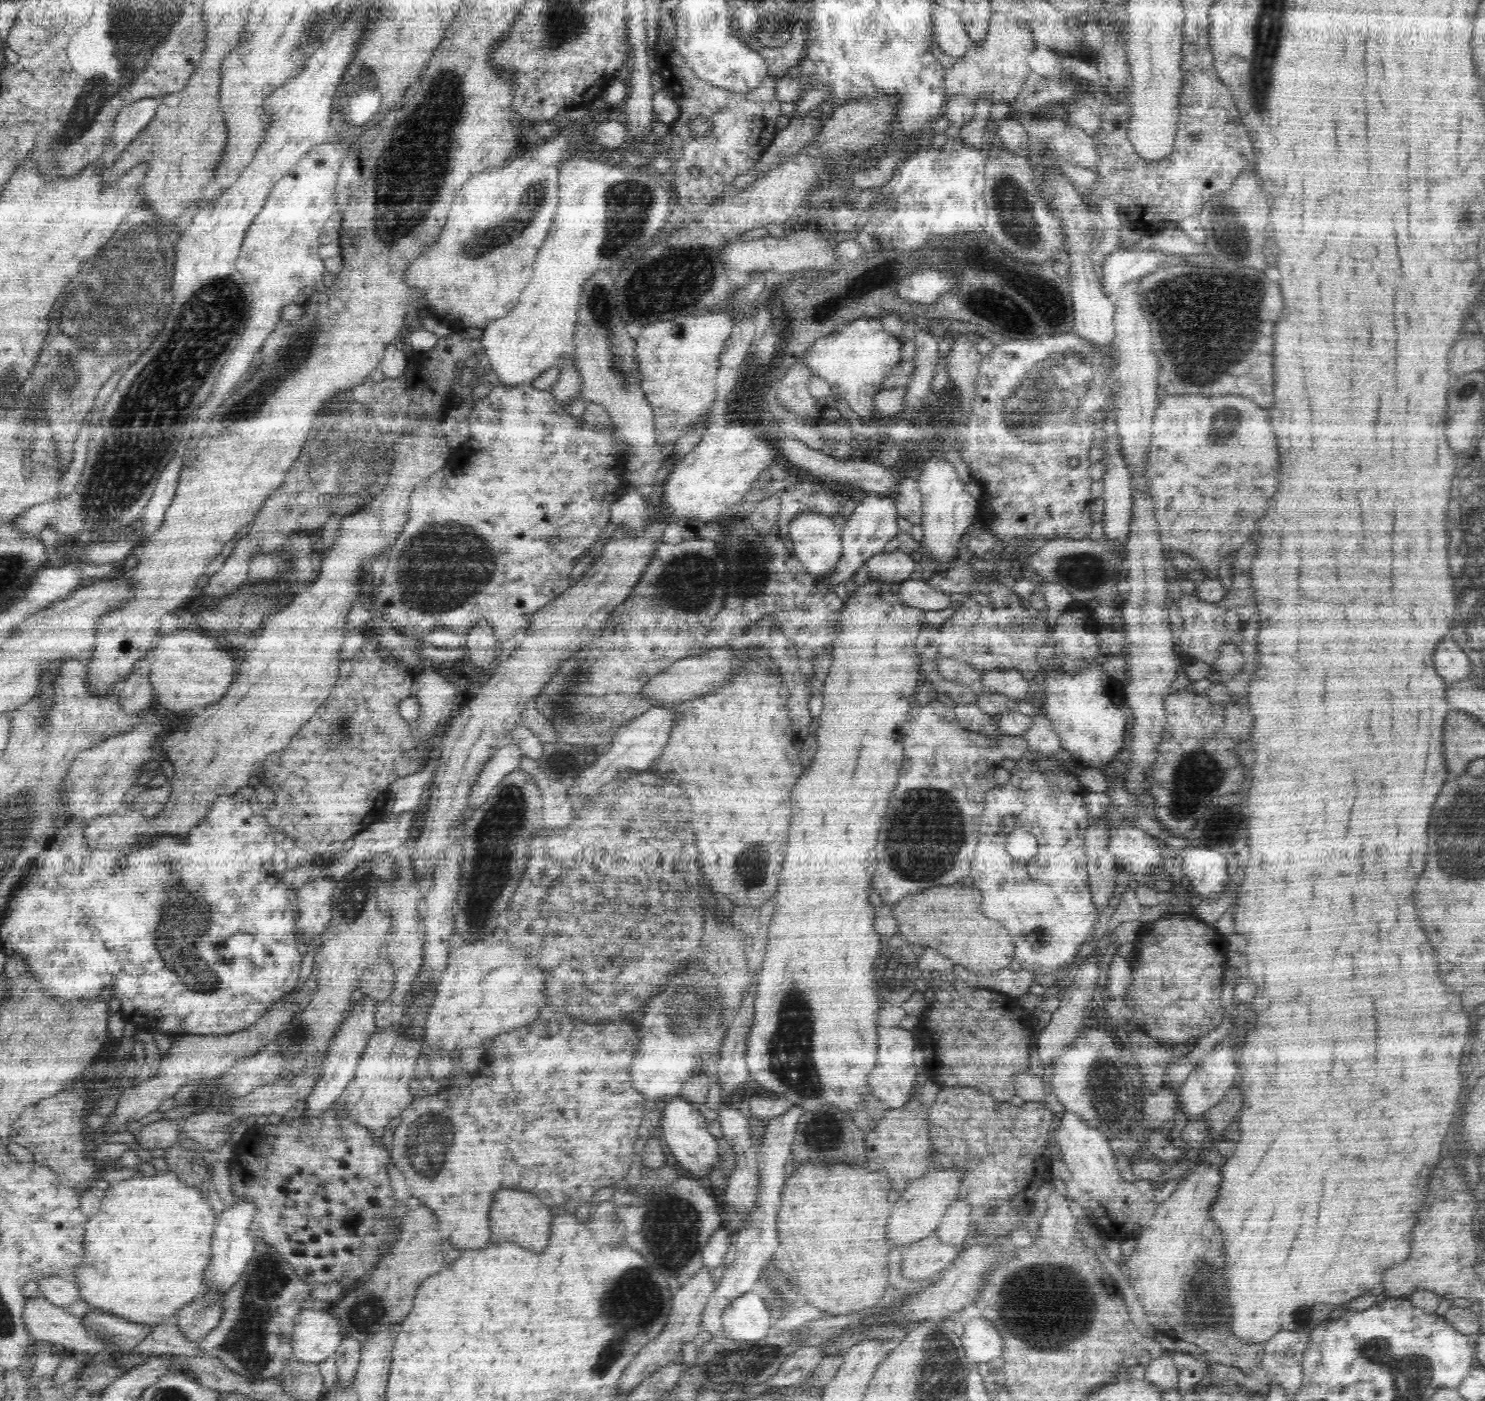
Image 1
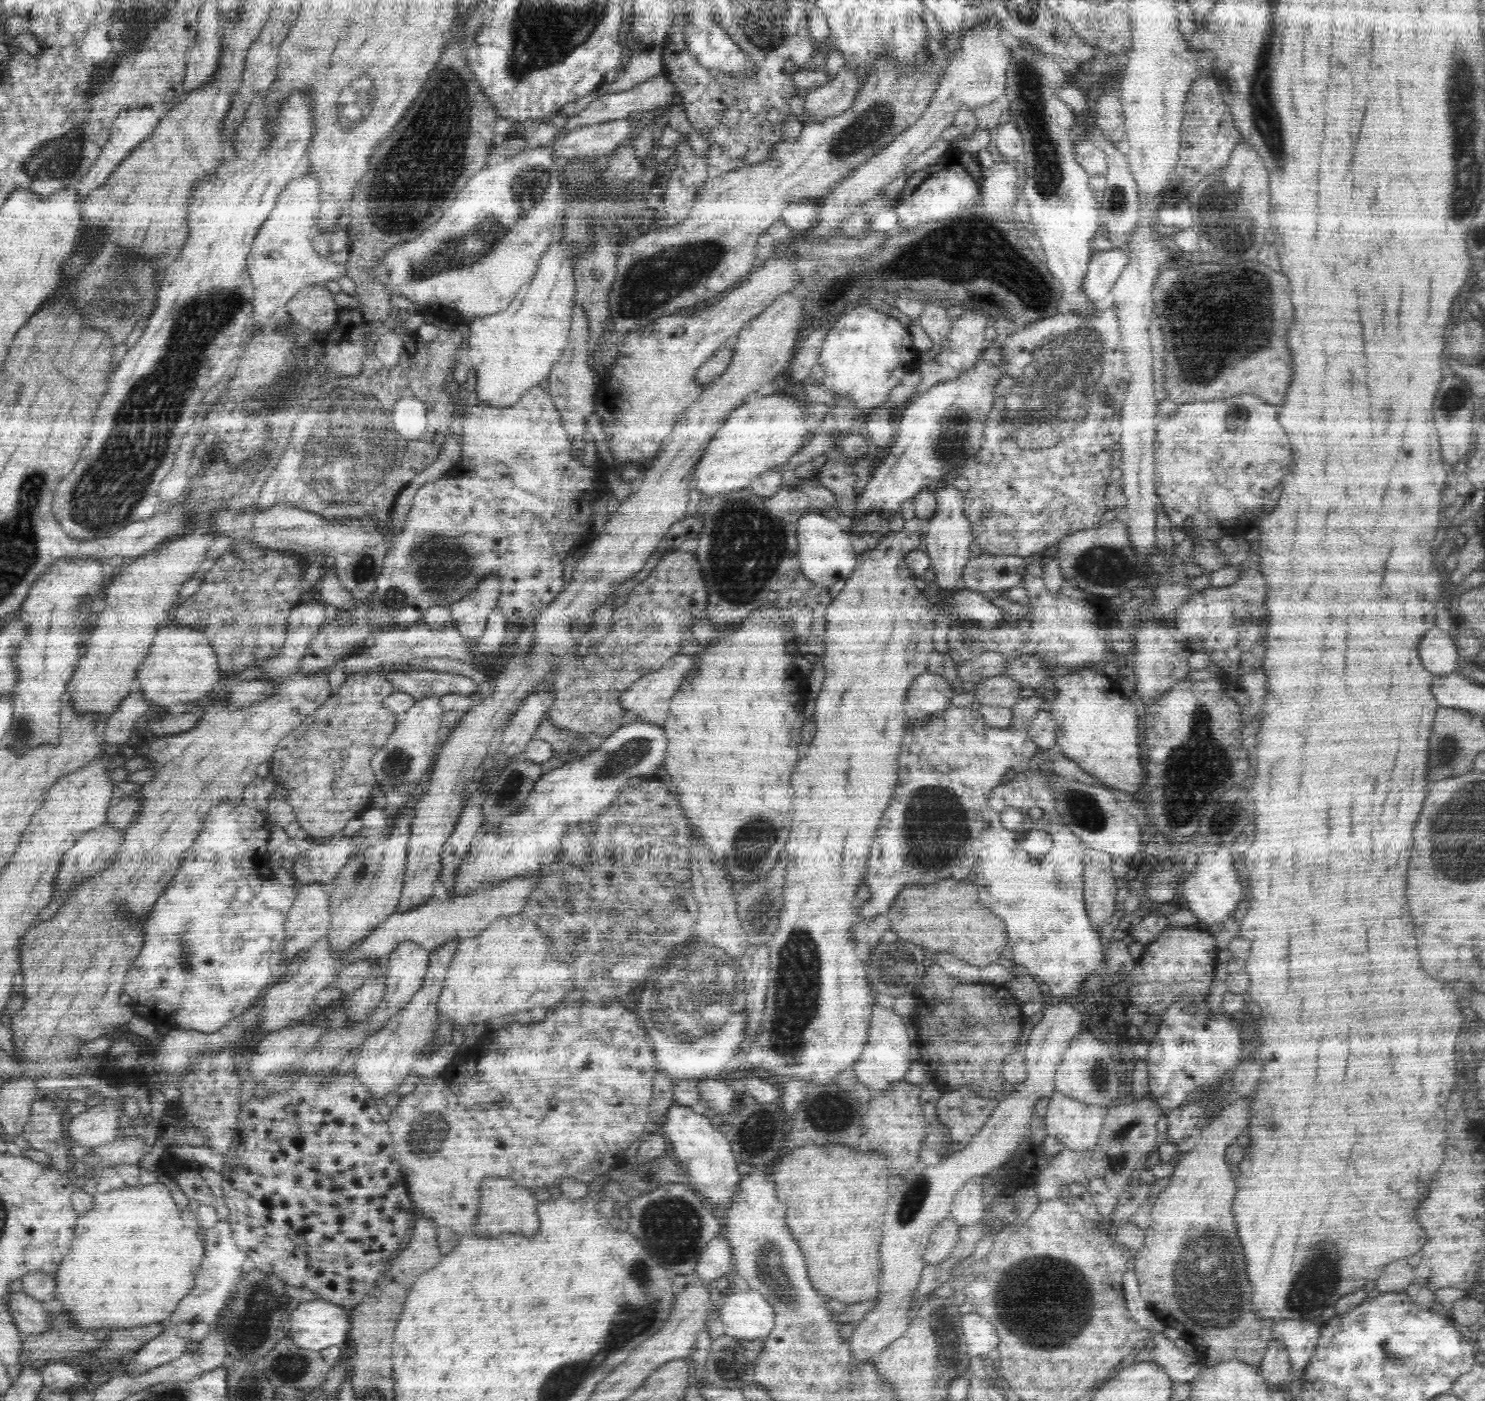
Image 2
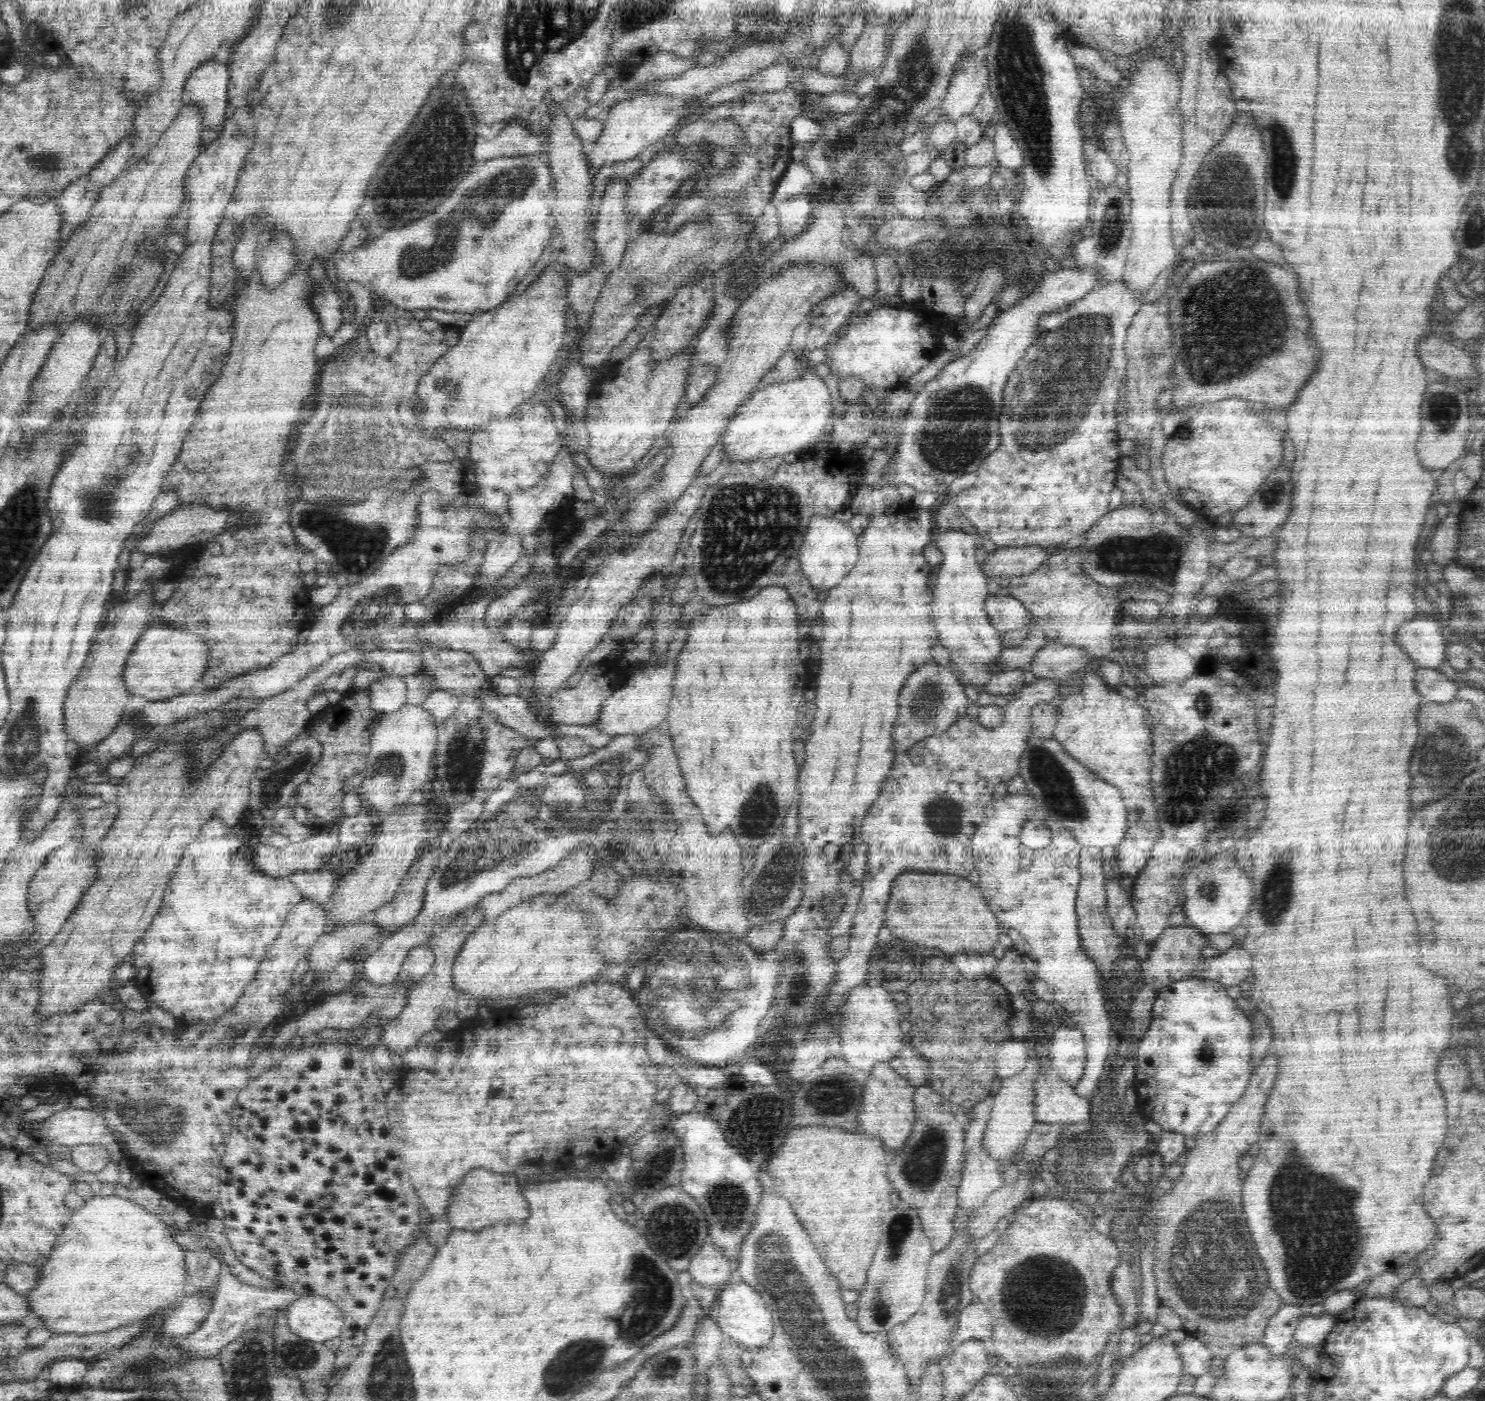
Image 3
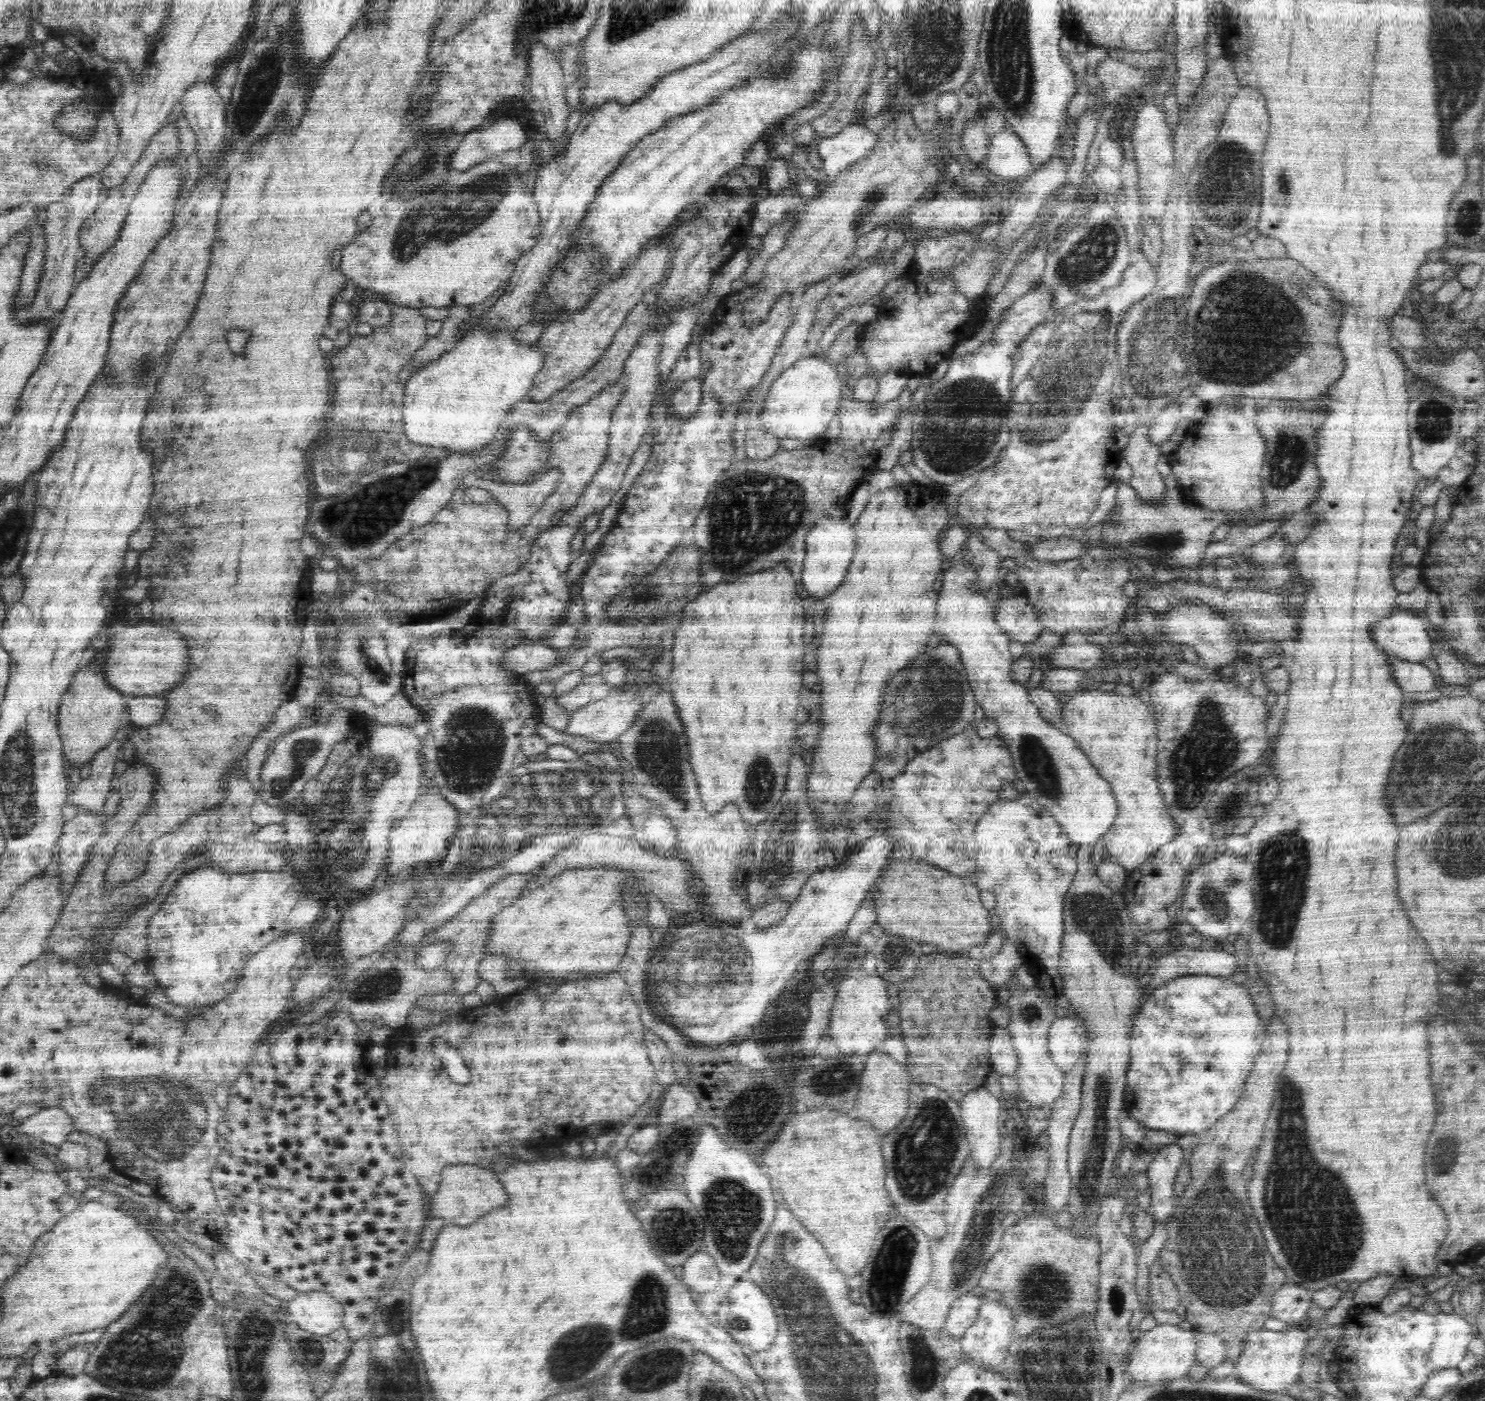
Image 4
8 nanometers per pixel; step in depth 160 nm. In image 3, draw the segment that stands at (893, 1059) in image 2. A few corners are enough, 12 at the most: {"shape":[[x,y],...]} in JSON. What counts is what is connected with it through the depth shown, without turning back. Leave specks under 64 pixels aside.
{"shape":[[867,981],[841,1008],[842,1056],[864,1072],[902,1050],[891,993]]}

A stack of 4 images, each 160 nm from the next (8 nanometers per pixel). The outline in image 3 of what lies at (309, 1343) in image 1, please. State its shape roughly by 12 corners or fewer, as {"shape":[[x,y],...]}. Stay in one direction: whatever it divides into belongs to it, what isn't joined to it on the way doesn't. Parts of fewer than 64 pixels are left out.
{"shape":[[300,1295],[286,1311],[290,1330],[325,1343],[345,1327],[324,1296]]}

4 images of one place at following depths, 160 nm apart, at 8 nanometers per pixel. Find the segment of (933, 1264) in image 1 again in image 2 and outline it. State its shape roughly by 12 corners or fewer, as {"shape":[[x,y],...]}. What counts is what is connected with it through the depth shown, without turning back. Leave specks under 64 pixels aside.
{"shape":[[949,1215],[932,1232],[924,1262],[938,1264],[958,1244],[960,1226]]}

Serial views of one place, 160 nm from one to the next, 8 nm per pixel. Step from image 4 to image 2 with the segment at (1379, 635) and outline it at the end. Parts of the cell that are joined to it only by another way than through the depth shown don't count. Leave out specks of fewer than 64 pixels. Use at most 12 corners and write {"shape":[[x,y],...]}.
{"shape":[[1430,630],[1418,650],[1438,676],[1457,673],[1464,663],[1452,633]]}

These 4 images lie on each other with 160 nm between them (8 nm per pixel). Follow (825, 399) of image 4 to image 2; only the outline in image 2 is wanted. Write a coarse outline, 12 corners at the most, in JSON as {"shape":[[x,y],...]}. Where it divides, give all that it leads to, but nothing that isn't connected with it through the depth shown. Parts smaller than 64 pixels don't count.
{"shape":[[781,393],[736,408],[690,488],[749,488],[809,443],[828,408]]}

